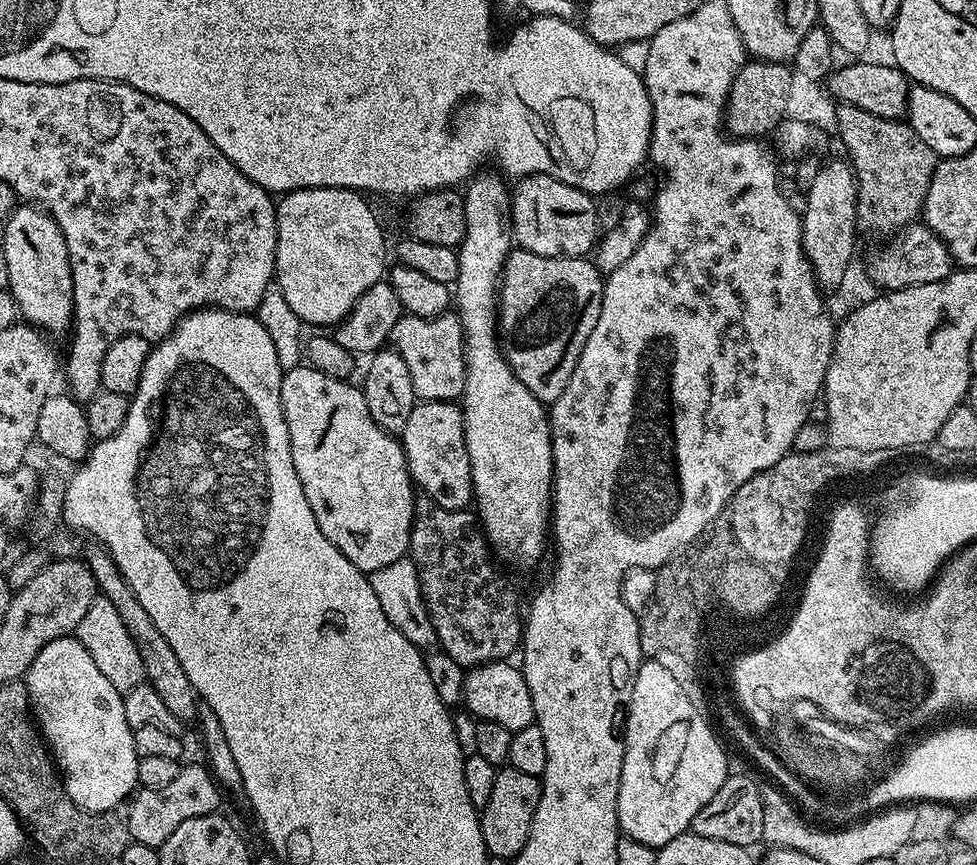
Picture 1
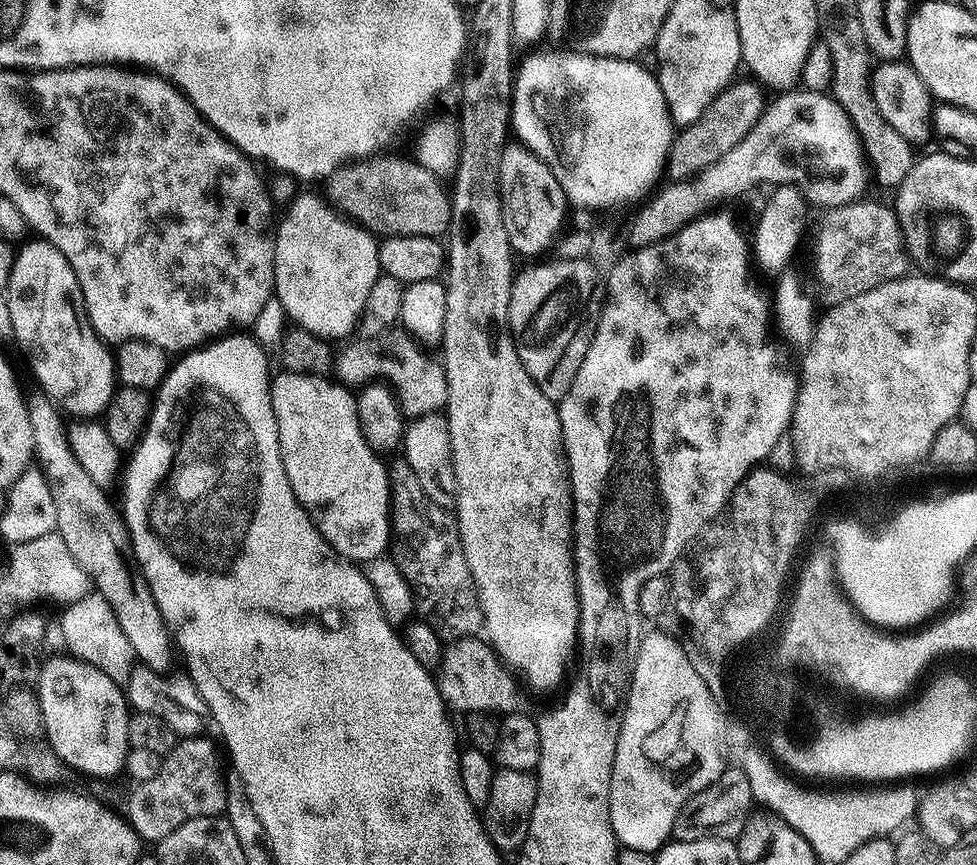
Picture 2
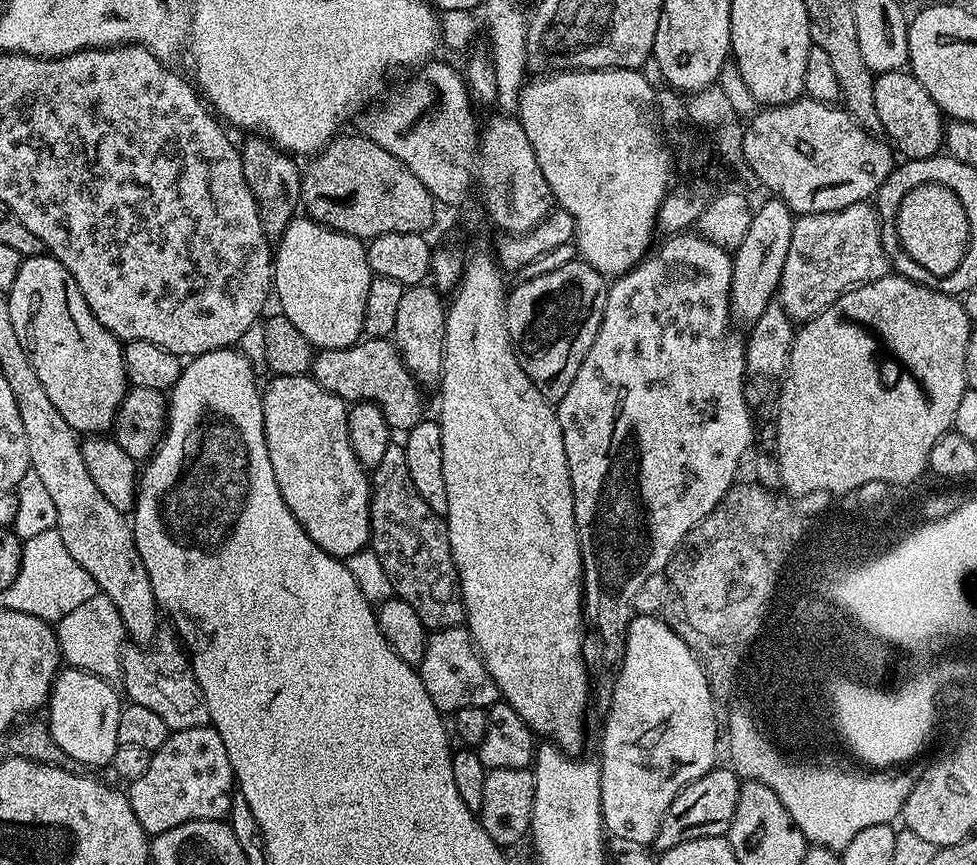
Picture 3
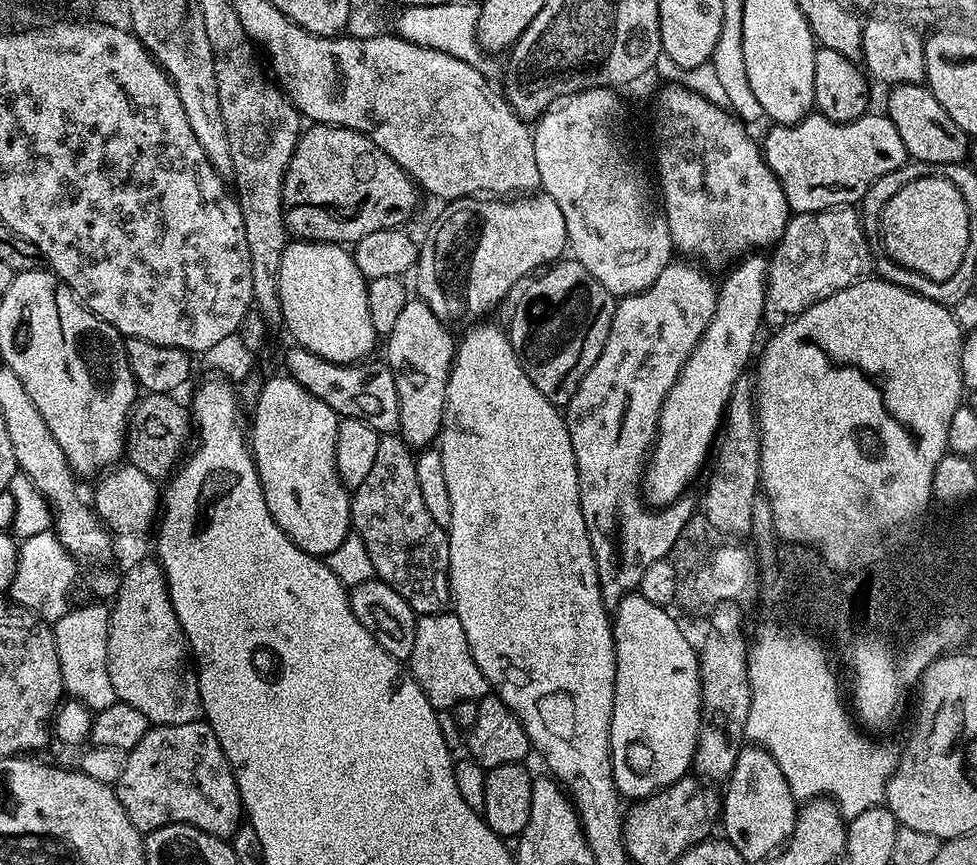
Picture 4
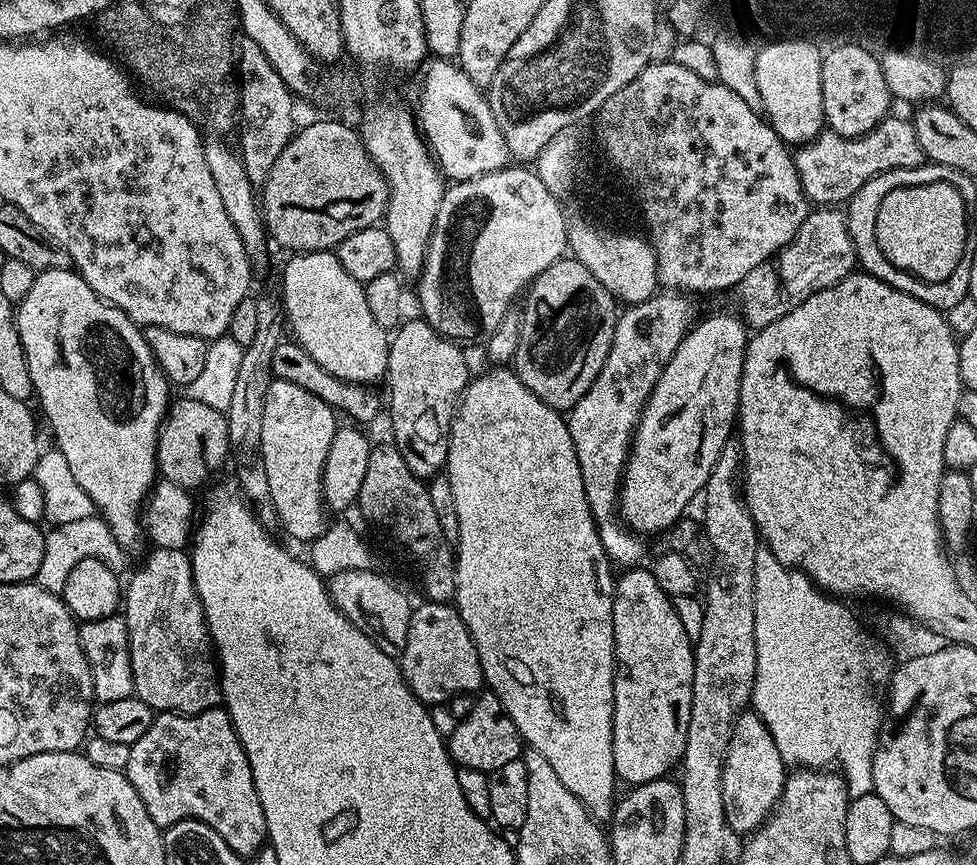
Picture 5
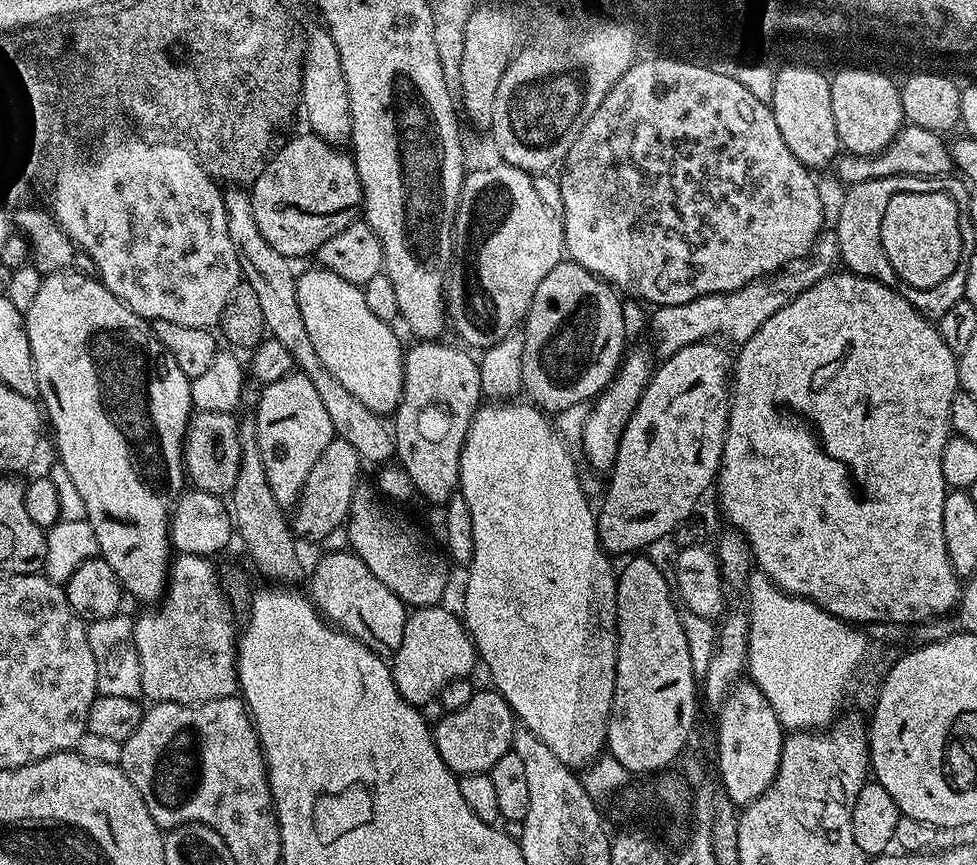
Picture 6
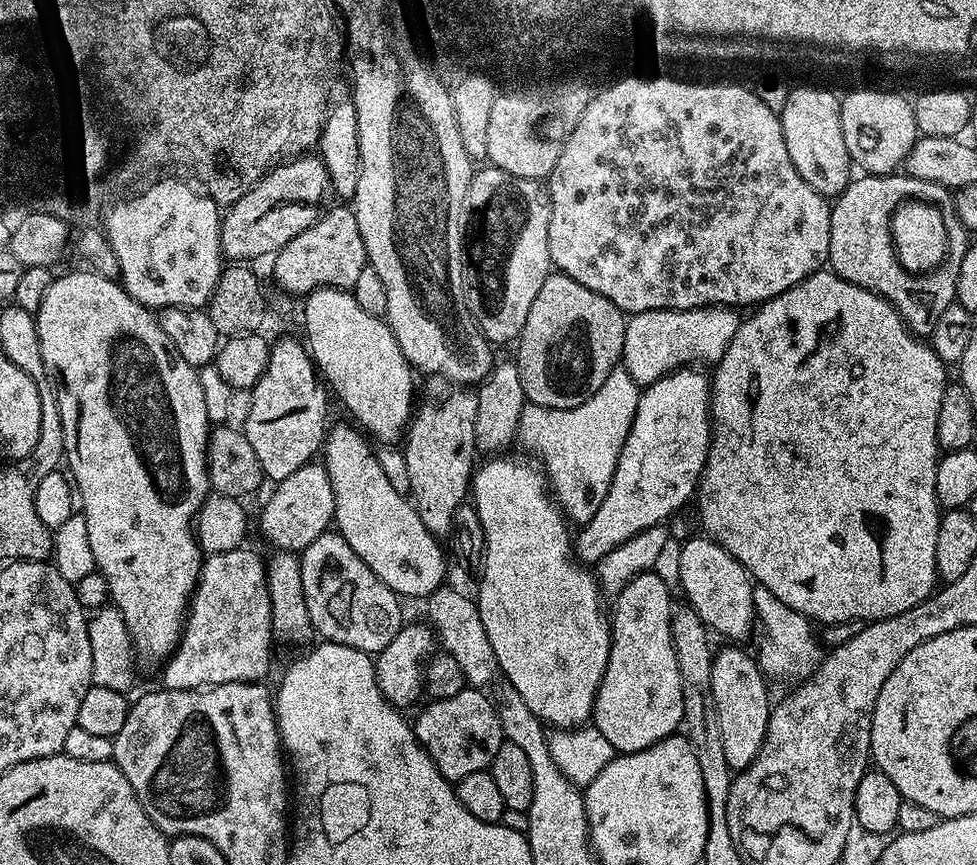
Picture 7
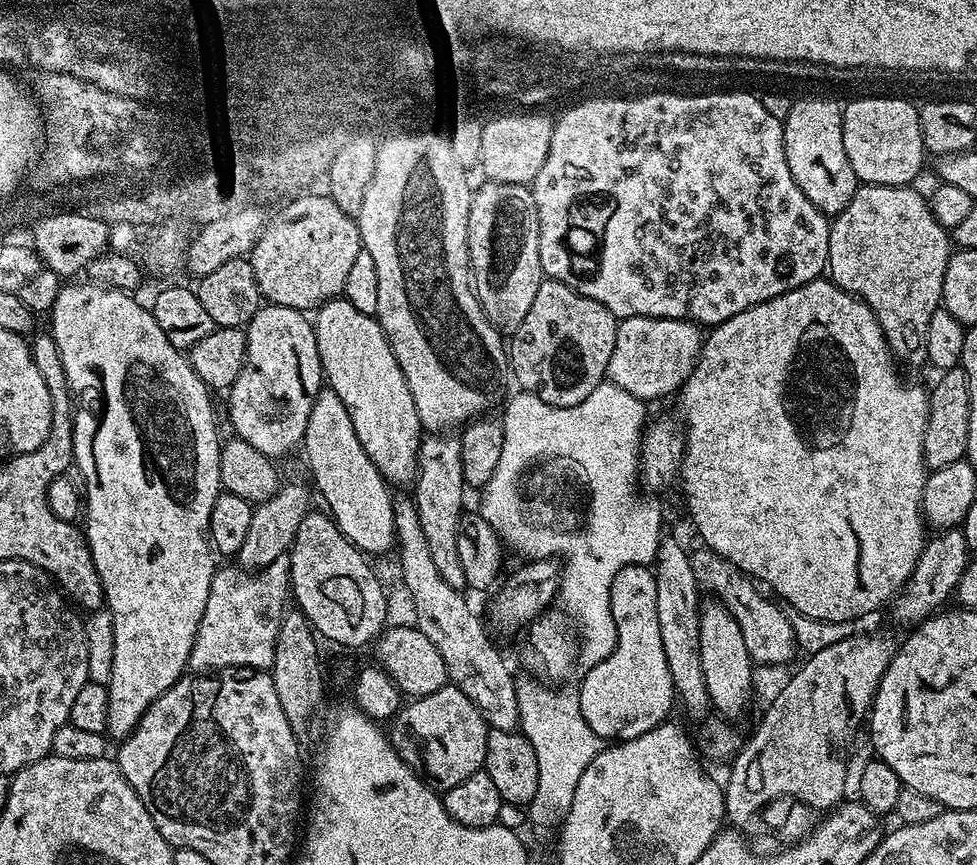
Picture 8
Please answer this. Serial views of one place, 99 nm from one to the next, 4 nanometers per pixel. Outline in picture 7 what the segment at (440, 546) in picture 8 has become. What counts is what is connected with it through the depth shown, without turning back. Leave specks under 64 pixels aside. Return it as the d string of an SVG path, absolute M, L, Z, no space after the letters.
M452 386L447 390L449 392L441 396L430 397L424 408L415 409L402 440L406 470L410 474L410 499L416 506L418 518L422 518L422 526L426 526L426 530L435 538L447 537L451 533L456 507L469 499L470 481L478 460L474 438L474 418L478 410L476 392L464 386Z

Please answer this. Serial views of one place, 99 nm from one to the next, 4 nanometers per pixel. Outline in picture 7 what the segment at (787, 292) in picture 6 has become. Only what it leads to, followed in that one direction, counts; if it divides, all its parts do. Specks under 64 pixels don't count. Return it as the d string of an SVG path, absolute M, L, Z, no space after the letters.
M727 306L690 310L663 308L629 315L624 325L622 367L634 383L647 386L677 368L699 365L699 360L709 360L709 365L715 366L722 354L726 354L726 346L730 346L741 319L739 311Z

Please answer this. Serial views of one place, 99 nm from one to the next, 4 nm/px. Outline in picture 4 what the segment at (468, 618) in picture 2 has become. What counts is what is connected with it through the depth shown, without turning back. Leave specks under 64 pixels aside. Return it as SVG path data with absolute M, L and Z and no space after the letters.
M399 434L381 435L374 466L362 486L351 493L352 526L366 544L375 575L389 584L415 610L417 617L449 611L452 587L448 581L450 546L448 533L426 510L418 486L416 456Z

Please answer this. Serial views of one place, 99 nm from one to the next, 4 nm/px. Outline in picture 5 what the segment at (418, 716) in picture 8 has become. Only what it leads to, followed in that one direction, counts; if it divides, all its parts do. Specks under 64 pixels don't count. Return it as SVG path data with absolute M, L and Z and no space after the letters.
M484 690L476 696L474 710L466 714L466 718L455 721L452 733L447 733L446 743L448 753L459 767L473 768L479 772L491 773L498 770L498 766L506 766L506 762L521 759L522 741L518 726L506 714L502 702L491 690Z

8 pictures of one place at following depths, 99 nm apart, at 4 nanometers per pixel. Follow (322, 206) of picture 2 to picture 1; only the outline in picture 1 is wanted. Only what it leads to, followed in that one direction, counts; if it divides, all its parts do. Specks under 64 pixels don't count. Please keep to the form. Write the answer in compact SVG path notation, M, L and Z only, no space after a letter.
M299 188L296 192L286 192L279 197L276 204L276 275L274 280L280 293L286 298L286 302L290 302L290 310L294 310L294 314L298 314L298 318L304 321L305 325L335 326L339 324L350 314L354 302L358 302L358 298L362 298L362 294L370 290L370 286L381 283L385 279L384 263L387 262L388 256L390 260L390 248L384 245L384 232L380 229L380 224L376 221L371 206L363 199L367 200L359 191L350 188Z

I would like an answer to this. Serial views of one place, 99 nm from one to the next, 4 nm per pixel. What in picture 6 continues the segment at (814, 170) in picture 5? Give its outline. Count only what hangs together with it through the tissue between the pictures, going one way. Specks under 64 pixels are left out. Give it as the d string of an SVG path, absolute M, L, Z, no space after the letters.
M905 123L904 127L876 156L853 156L844 154L835 161L836 176L851 186L874 178L887 176L943 176L953 171L952 154L949 145L944 144L945 137L934 130L922 130L922 126Z

